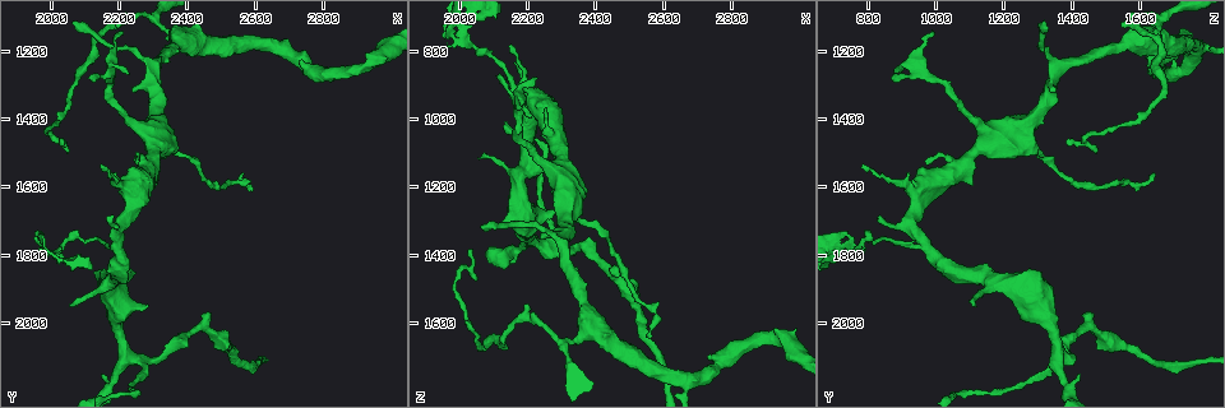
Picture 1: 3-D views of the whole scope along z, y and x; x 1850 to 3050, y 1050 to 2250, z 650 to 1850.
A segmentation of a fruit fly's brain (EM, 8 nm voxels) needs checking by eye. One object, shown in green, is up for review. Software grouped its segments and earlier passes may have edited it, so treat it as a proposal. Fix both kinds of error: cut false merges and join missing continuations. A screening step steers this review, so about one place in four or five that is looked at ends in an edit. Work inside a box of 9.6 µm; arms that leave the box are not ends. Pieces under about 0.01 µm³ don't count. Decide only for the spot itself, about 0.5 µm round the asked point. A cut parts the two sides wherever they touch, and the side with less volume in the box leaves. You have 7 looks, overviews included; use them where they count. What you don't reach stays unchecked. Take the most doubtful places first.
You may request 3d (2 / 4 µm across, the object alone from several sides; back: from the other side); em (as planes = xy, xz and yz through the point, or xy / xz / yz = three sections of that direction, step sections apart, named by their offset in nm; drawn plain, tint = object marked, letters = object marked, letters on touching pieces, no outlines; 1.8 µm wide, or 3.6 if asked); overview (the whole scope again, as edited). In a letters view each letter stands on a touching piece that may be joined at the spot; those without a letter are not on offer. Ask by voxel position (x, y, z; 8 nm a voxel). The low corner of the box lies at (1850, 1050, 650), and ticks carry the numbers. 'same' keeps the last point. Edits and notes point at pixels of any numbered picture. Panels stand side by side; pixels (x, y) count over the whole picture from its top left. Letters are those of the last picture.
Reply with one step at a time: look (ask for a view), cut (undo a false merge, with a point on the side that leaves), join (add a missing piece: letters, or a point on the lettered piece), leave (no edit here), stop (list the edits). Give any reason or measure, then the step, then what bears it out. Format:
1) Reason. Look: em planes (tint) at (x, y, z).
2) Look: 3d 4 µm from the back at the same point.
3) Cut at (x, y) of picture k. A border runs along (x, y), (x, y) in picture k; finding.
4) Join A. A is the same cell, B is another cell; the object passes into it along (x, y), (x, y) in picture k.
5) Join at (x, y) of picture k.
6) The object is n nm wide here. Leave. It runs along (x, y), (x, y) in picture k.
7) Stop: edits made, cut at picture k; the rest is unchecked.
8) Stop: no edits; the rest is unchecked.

Two arms at a narrow angle. Look: em planes (tint) at (2010, 1800, 750).

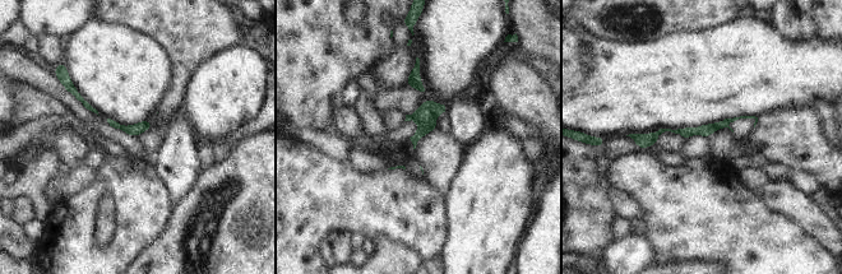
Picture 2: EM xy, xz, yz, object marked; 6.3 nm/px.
See the neighbours. Look: em planes (letters) at the same point.

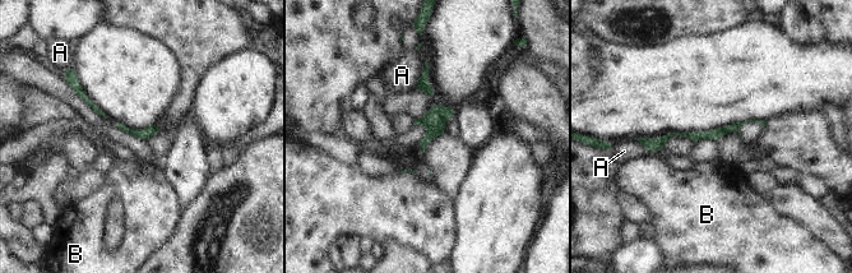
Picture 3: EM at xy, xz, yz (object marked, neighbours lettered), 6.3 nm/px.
The object is 70 nm wide here. Leave. A and B are other cells; a border runs along (425, 60), (425, 66), (413, 88) in picture 3; continuous, no second cell.

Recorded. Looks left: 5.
Abrupt turn. Look: 3d 4 µm at (2220, 2080, 1370).

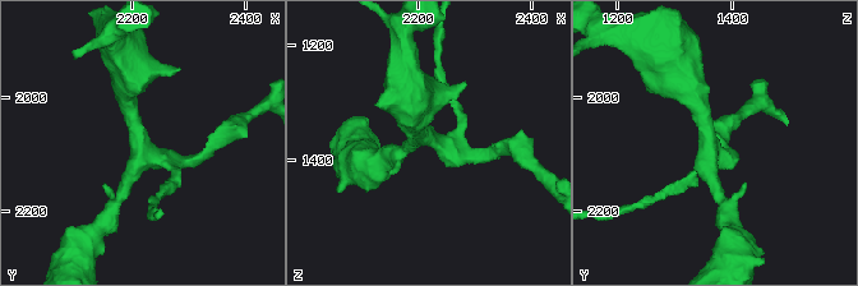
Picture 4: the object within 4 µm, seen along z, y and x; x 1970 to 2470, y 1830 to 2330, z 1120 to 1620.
4 arms meet here; need the tissue. Look: em planes (tint) at (2220, 2080, 1365).

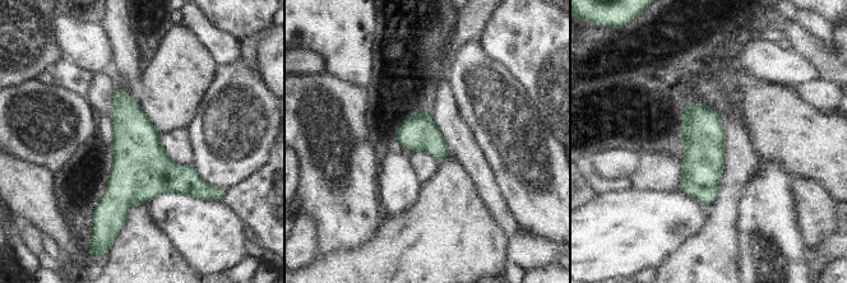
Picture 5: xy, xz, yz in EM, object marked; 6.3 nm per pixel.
Look: em planes (letters) at the same point.

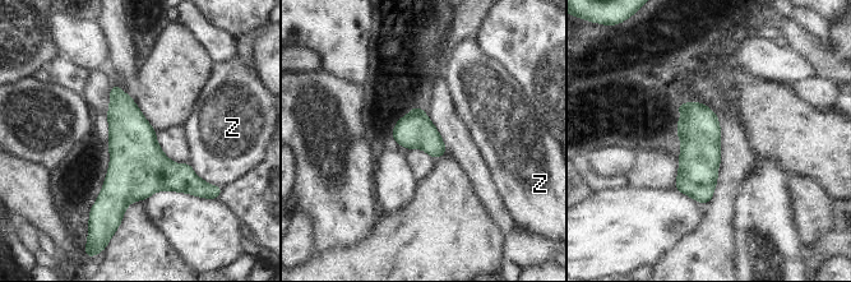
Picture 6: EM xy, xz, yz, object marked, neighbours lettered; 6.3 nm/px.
The object is 220 nm wide here. Leave. Z is another cell; a border runs along (188, 162), (198, 176), (214, 185) in picture 6; one cell here.

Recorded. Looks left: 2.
An open end. Look: em 3.6 µm planes (letters) at (2050, 1950, 1110).

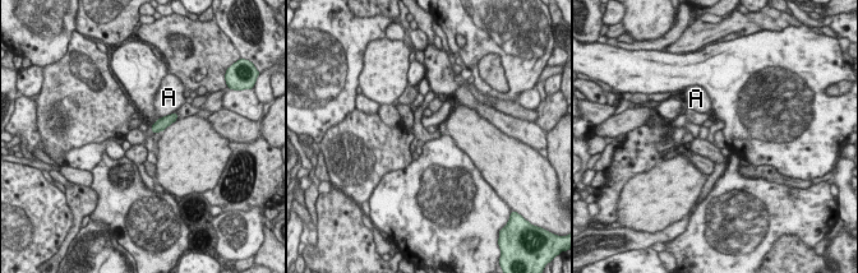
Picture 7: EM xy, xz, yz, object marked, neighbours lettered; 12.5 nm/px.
Leave. A is another cell; a border runs along (175, 111), (160, 119) in picture 7; no lettered piece goes on from it.

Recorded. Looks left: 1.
Stop: no edits; the rest is unchecked.

